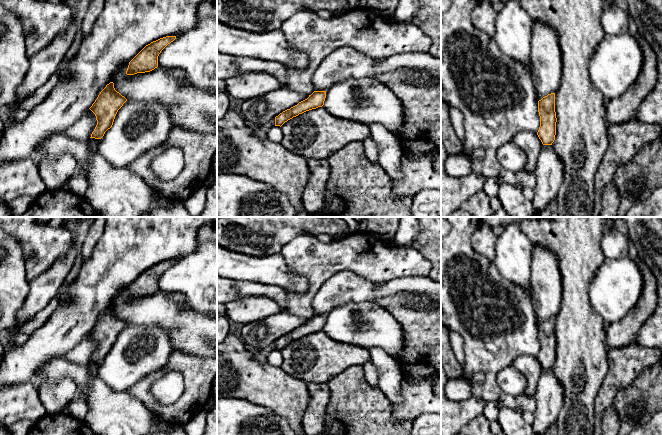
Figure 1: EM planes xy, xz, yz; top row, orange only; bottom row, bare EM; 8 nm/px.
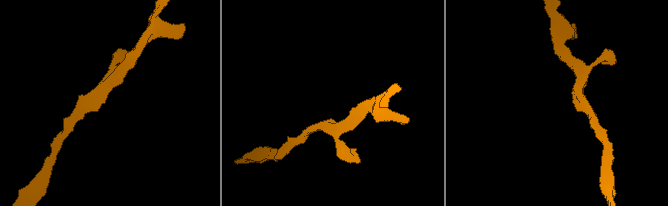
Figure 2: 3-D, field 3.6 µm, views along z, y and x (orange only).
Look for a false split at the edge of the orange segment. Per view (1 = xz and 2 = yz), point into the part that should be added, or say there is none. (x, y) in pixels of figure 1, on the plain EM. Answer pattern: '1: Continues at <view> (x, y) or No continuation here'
1: No continuation here
2: No continuation here

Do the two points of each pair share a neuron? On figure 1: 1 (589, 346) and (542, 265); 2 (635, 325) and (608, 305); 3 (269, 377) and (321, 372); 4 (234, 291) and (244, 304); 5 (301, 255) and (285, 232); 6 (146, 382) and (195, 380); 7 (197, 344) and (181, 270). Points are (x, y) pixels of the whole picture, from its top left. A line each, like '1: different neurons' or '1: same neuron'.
1: different neurons
2: different neurons
3: different neurons
4: different neurons
5: different neurons
6: same neuron
7: different neurons

